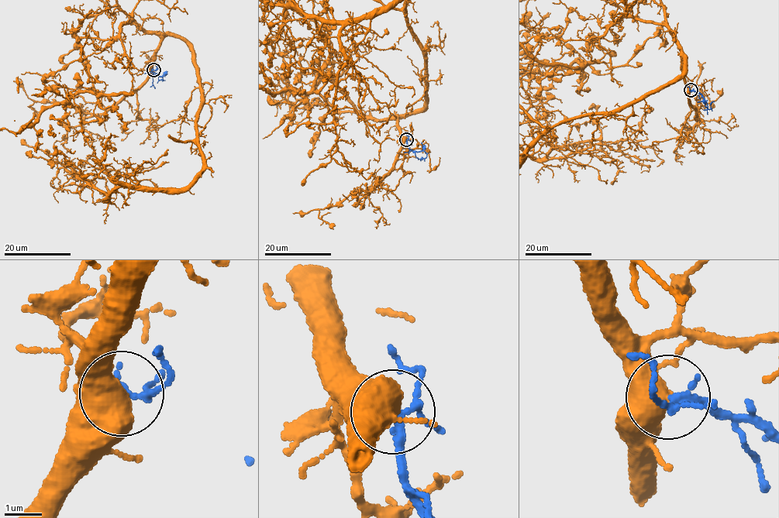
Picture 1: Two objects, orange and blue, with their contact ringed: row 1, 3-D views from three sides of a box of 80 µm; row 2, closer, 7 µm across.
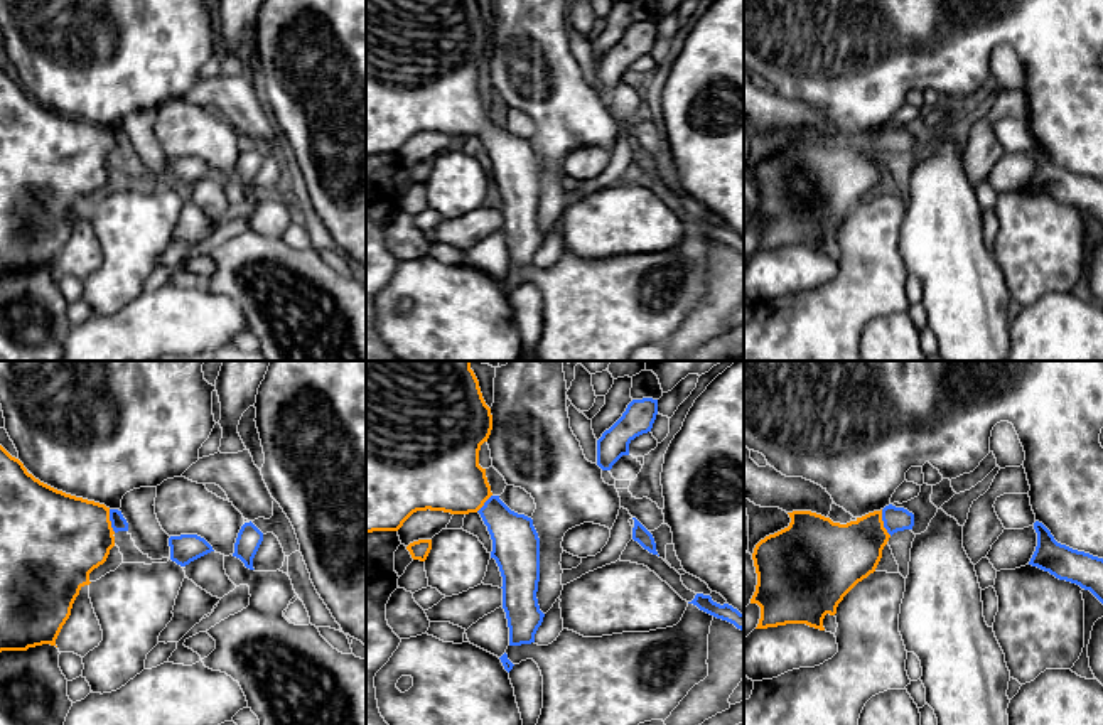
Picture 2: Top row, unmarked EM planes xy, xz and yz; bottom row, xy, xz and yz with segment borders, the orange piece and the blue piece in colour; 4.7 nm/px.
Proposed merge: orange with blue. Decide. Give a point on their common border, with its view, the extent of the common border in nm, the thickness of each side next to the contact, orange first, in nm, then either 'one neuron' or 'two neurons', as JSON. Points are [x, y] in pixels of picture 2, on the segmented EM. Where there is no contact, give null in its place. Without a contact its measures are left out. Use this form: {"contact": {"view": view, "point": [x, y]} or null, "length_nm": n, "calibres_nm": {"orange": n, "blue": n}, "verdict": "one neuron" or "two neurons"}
{"contact": {"view": "yz", "point": [882, 523]}, "length_nm": 140, "calibres_nm": {"orange": 300, "blue": 110}, "verdict": "one neuron"}

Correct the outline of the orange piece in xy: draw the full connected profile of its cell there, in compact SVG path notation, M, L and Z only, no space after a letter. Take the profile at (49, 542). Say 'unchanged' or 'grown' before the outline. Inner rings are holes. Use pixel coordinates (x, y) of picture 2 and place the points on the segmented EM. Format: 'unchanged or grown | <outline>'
grown | M0 445L0 652L56 646L79 590L91 583L89 573L106 561L118 531L128 531L121 511L40 482Z

